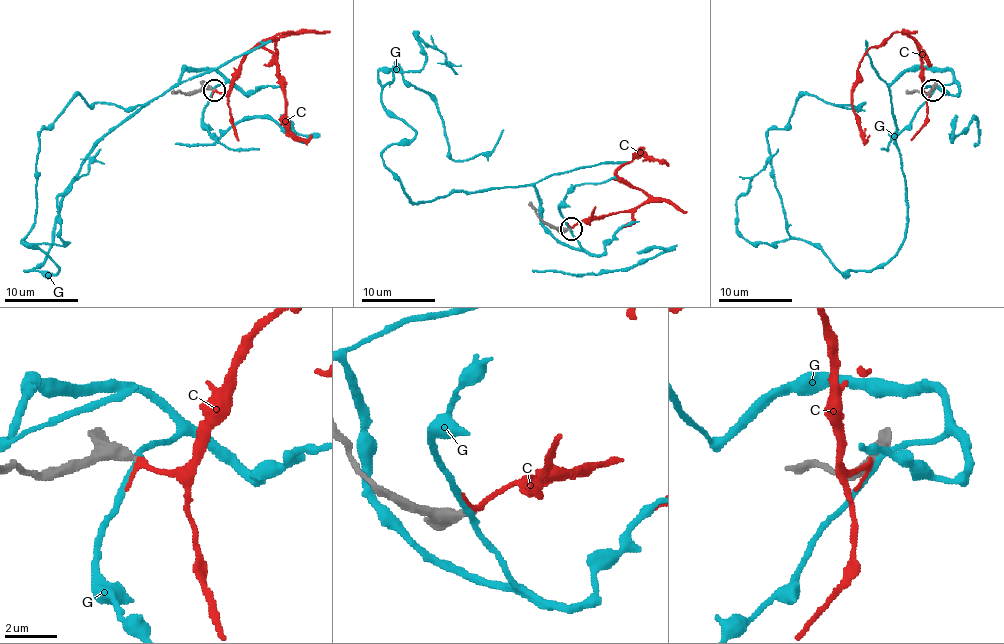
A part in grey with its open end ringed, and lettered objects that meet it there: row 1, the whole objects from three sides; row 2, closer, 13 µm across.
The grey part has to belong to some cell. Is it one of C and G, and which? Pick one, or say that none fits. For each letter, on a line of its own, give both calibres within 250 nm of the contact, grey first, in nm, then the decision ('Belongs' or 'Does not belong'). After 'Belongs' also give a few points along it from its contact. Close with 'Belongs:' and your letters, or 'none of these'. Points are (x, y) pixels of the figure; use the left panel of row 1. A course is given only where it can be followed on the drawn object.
C: Thickness 360 nm (grey) against 140 nm. Belongs. Its course: (214, 89), (227, 91), (247, 54), (290, 32), (260, 45), (275, 56), (288, 128), (306, 139), (312, 135)
G: Thickness 400 nm (grey) against 200 nm. Does not belong
Belongs: C

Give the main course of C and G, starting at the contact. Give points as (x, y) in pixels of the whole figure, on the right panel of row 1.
C: (933, 89), (924, 91), (915, 41), (900, 32), (876, 45), (863, 56), (852, 93), (859, 133), (870, 135)
G: (933, 89), (889, 85), (905, 240), (846, 273), (789, 234), (767, 131), (865, 102), (834, 104)

